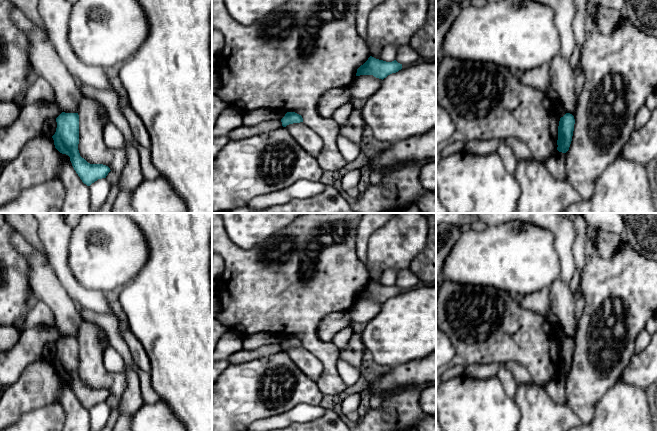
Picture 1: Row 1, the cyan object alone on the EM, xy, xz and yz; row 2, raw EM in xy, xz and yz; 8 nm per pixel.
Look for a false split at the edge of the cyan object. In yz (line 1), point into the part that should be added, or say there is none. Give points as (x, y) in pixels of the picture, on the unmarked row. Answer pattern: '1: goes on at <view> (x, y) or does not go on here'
1: does not go on here

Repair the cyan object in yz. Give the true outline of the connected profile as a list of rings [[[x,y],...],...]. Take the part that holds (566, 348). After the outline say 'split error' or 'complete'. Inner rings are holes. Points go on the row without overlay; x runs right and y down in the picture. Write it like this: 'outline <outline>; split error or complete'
outline [[[566,337],[560,342],[557,364],[557,374],[559,376],[566,377],[569,374],[574,355],[574,348],[574,340],[570,337]]]; complete

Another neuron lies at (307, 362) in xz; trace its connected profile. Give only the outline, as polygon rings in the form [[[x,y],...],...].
[[[303,346],[293,347],[286,350],[292,361],[304,372],[304,374],[316,382],[322,371],[322,363]]]

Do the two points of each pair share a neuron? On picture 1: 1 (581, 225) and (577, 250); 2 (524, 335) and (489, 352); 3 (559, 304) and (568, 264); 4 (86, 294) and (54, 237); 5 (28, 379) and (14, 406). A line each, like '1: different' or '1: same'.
1: same
2: same
3: different
4: same
5: same

